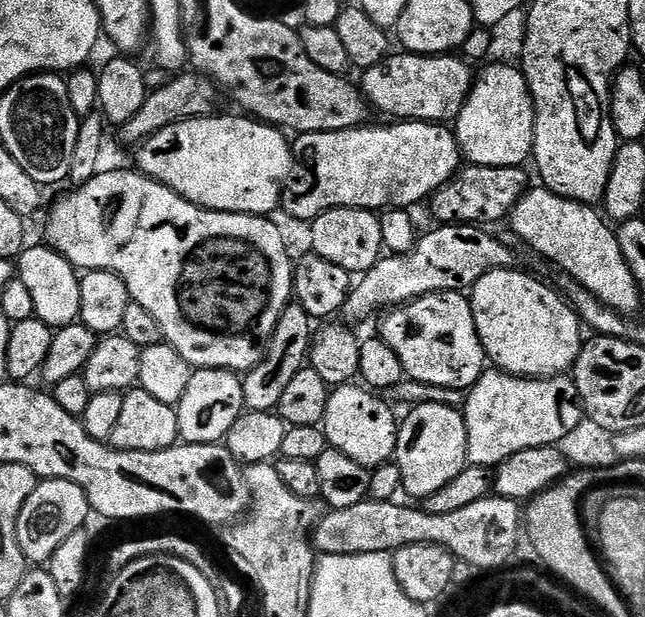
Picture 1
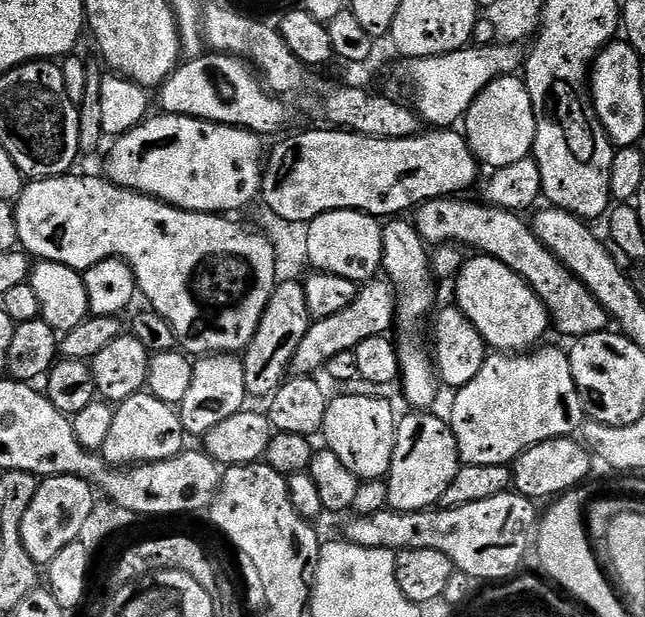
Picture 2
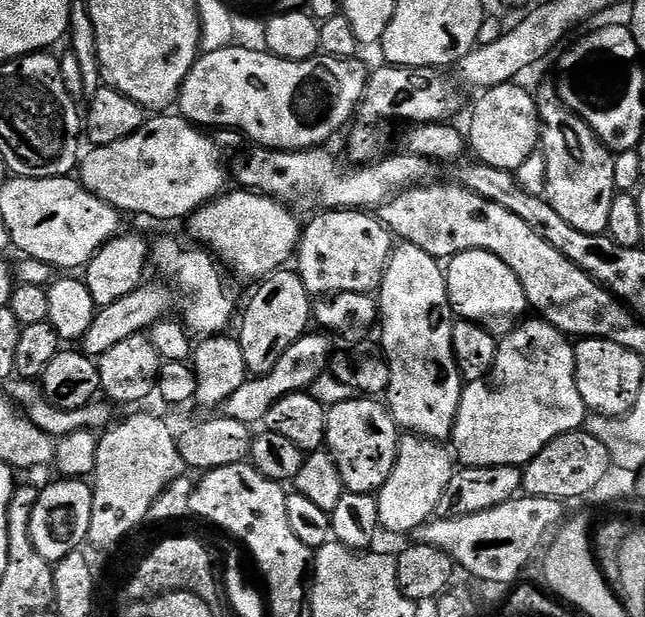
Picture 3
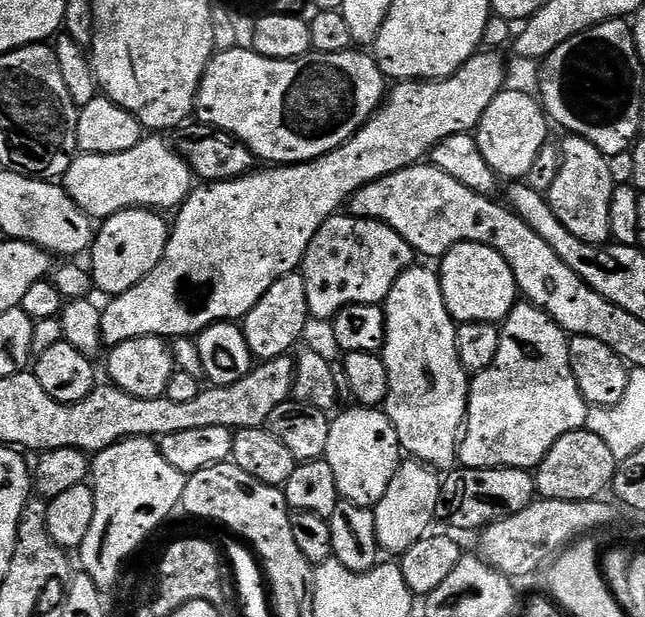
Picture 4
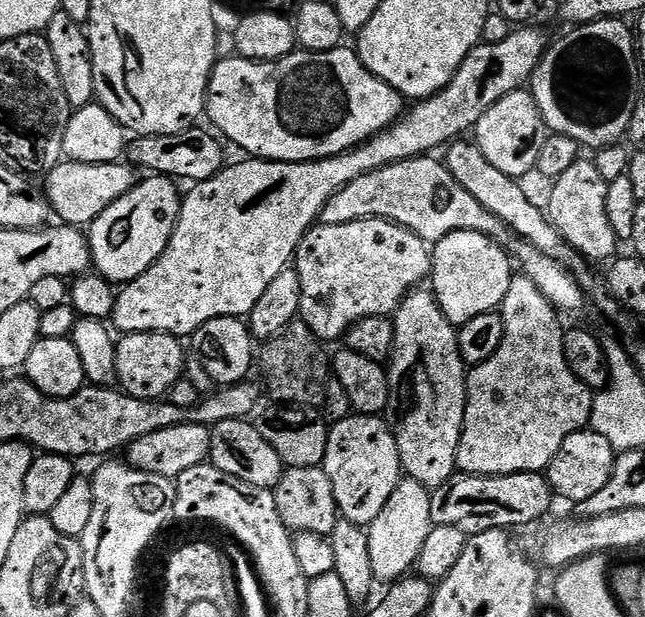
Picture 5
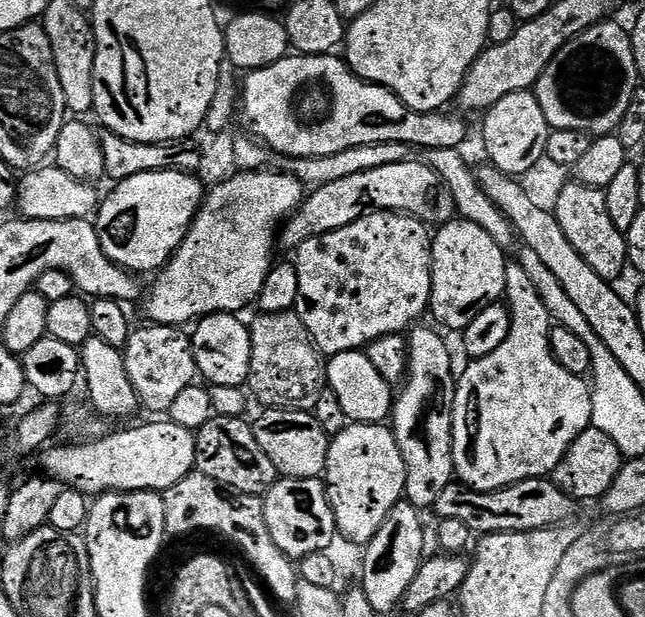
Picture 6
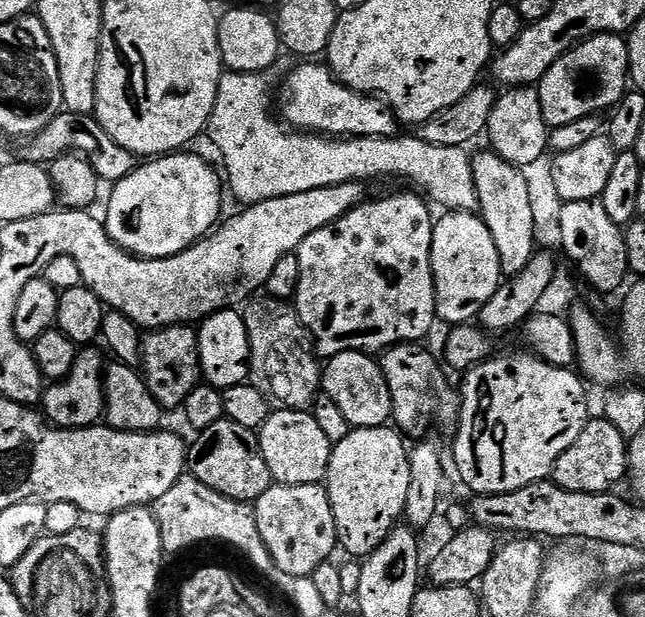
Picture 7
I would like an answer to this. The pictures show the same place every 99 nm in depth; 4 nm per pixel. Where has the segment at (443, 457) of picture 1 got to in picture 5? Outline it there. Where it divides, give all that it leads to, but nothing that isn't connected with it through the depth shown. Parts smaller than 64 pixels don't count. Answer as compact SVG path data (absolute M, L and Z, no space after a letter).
M409 478L401 479L400 485L390 494L390 502L374 518L367 529L370 542L370 566L377 581L395 582L411 573L416 567L418 554L422 554L422 545L434 527L430 518L432 492L422 484Z

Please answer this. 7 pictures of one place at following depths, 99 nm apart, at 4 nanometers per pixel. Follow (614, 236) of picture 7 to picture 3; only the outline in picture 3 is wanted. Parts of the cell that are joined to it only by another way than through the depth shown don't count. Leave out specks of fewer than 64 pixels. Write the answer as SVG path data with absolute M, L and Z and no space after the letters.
M551 83L544 84L540 92L535 93L536 106L540 109L540 143L544 157L546 158L546 190L544 199L554 206L554 211L562 217L565 222L570 222L574 230L582 230L582 234L594 234L603 236L608 231L610 222L610 206L618 195L616 183L614 182L615 155L609 148L599 140L590 130L590 126L580 116L575 116L568 109Z

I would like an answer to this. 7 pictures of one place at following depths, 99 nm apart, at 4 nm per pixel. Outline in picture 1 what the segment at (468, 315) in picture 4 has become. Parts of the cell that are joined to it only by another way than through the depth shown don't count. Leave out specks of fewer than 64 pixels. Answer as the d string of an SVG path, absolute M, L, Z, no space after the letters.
M499 268L487 272L470 289L474 322L484 347L484 355L491 363L492 360L496 363L493 365L499 371L508 372L511 376L543 378L567 373L575 365L578 354L586 343L580 316L551 283L543 284L520 271L516 268Z

